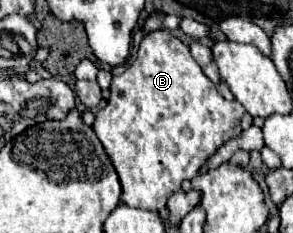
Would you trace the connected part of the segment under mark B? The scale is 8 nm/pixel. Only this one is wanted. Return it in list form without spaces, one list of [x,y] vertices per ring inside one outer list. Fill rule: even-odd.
[[[165,30],[149,32],[137,52],[137,60],[119,76],[113,76],[111,96],[107,106],[97,112],[93,130],[101,144],[105,146],[123,186],[121,204],[145,208],[145,210],[165,210],[167,198],[179,190],[181,182],[193,178],[201,164],[211,158],[219,146],[229,138],[241,134],[243,106],[239,102],[225,100],[215,84],[203,74],[199,64],[191,58],[189,48]]]

